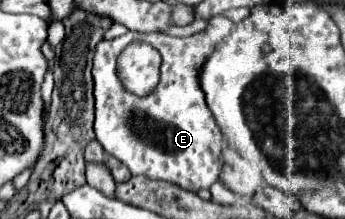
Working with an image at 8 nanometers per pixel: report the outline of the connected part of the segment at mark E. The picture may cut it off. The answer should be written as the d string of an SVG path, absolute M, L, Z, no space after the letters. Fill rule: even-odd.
M216 16L202 32L188 38L128 32L120 38L98 42L92 62L96 140L108 154L124 162L132 176L168 180L190 192L210 188L212 182L220 180L220 150L224 146L224 136L220 134L220 128L216 126L216 120L204 102L204 92L200 88L200 68L216 50L216 46L230 34L232 26L234 22L230 18ZM130 38L138 38L154 46L162 56L160 82L146 98L138 98L128 92L116 74L116 60L130 44Z

